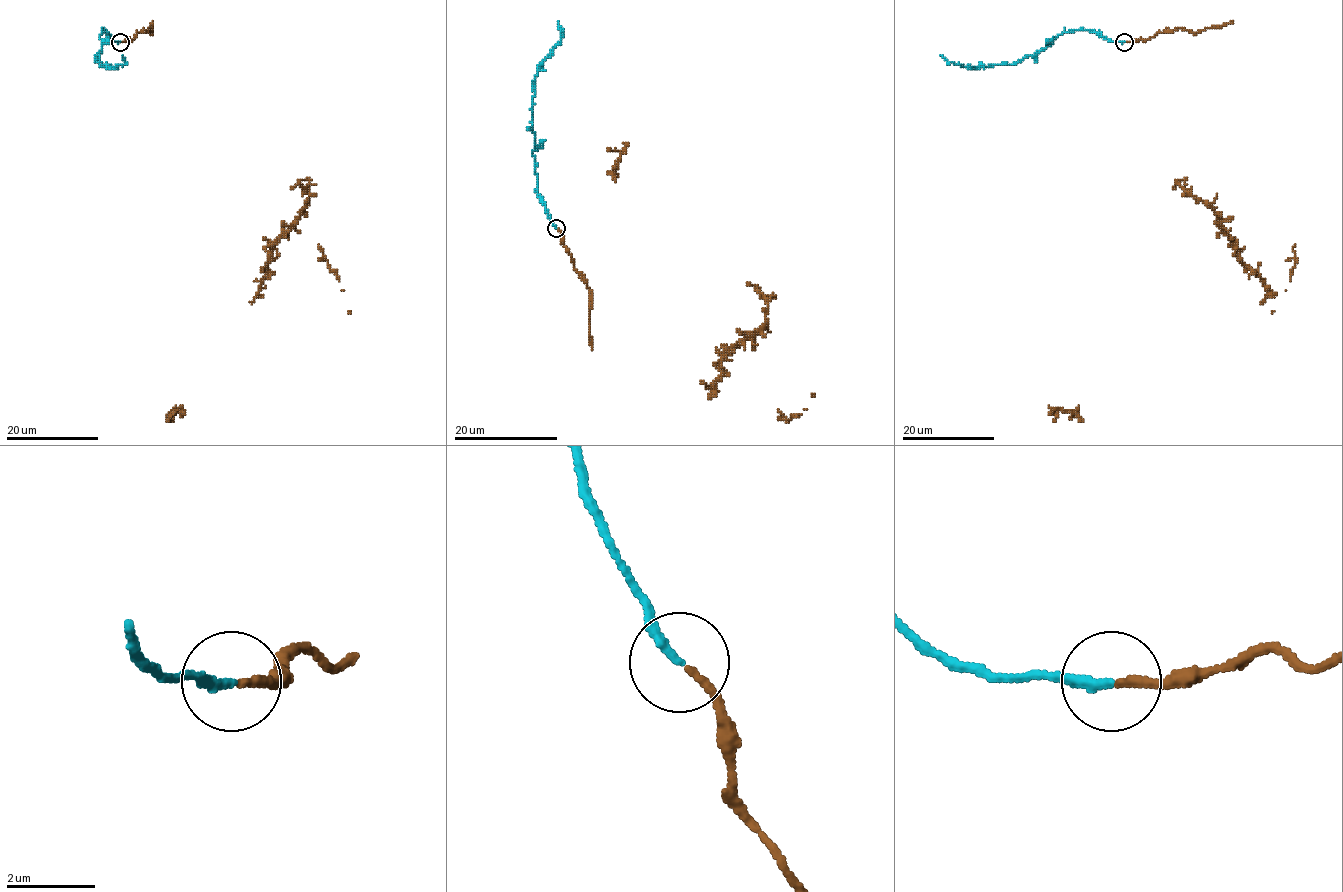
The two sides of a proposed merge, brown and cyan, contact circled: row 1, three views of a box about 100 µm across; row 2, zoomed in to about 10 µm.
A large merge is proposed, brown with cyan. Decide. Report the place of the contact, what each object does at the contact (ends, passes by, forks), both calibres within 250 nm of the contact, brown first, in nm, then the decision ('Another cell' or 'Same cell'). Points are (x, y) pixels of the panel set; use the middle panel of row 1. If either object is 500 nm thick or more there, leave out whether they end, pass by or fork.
Place: (556, 228). At the ring brown ends. At the ring cyan ends. Thickness 160 nm (brown) against 220 nm. Same cell

